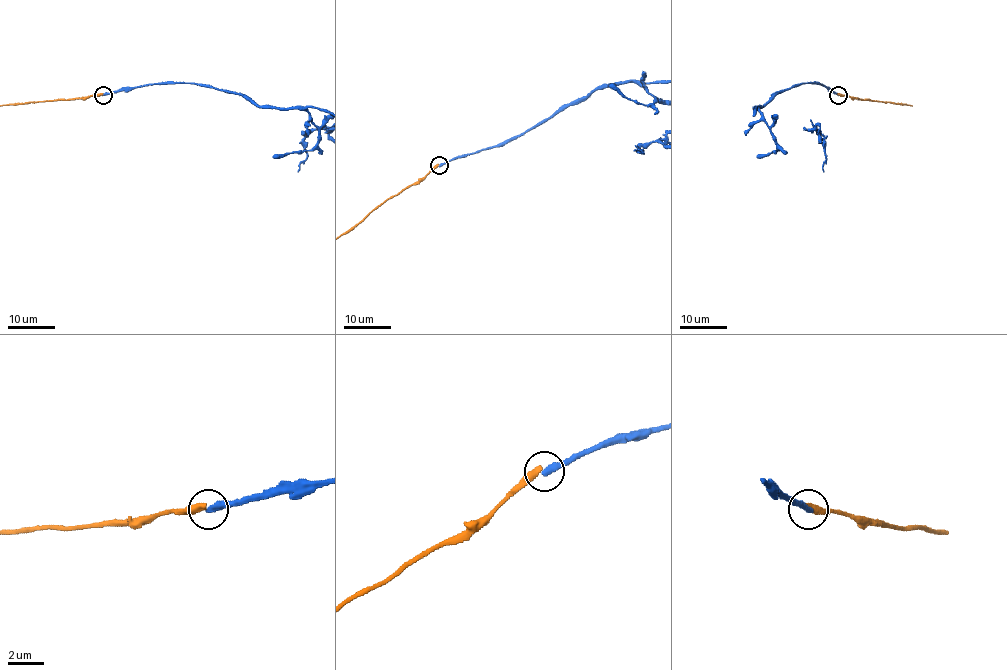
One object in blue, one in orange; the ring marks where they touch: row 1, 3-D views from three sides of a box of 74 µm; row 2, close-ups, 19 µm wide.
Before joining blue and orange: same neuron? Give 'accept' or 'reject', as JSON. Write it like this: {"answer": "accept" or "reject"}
{"answer": "reject"}

